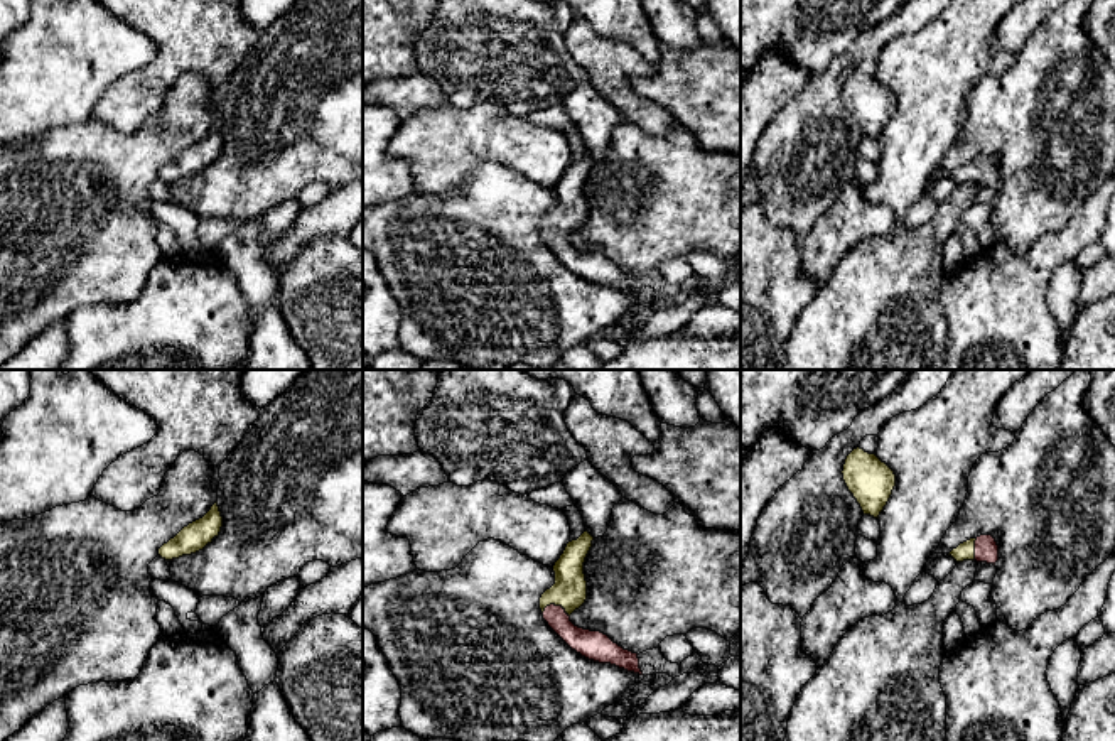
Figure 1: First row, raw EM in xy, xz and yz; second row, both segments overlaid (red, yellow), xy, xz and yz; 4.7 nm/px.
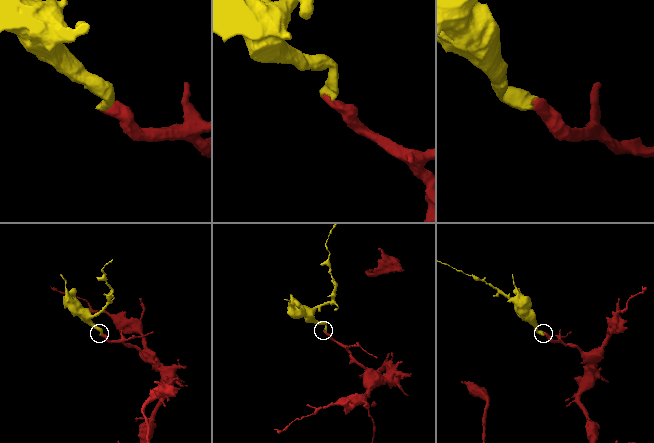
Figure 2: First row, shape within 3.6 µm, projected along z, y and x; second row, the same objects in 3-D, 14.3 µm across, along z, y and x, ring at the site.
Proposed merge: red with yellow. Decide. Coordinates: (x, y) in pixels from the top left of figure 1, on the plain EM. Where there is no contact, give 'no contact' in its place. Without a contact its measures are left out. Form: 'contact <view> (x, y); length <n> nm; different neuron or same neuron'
contact xz (557, 228); length 140 nm; same neuron

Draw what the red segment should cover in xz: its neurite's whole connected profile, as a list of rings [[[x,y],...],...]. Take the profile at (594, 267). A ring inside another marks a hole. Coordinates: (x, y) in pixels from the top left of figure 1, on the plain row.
[[[585,152],[577,162],[567,165],[555,184],[555,206],[540,219],[543,241],[582,279],[643,297],[638,275],[624,272],[601,253],[584,252],[570,243],[570,236],[587,221],[584,184],[592,162],[594,159]]]

